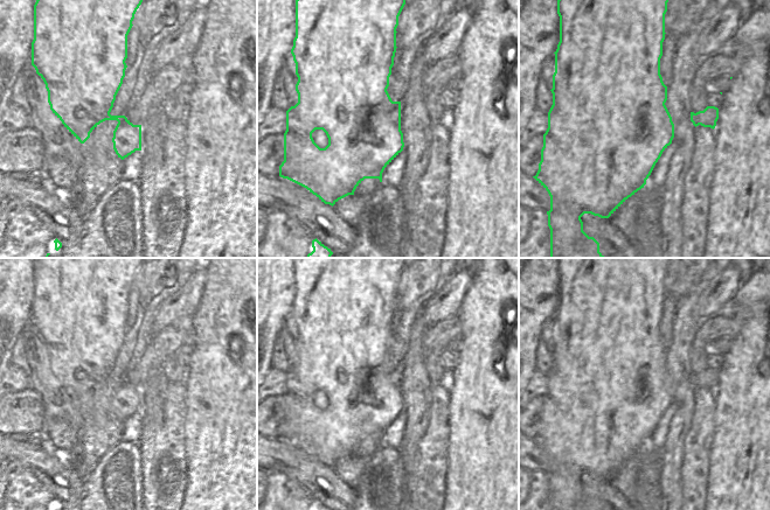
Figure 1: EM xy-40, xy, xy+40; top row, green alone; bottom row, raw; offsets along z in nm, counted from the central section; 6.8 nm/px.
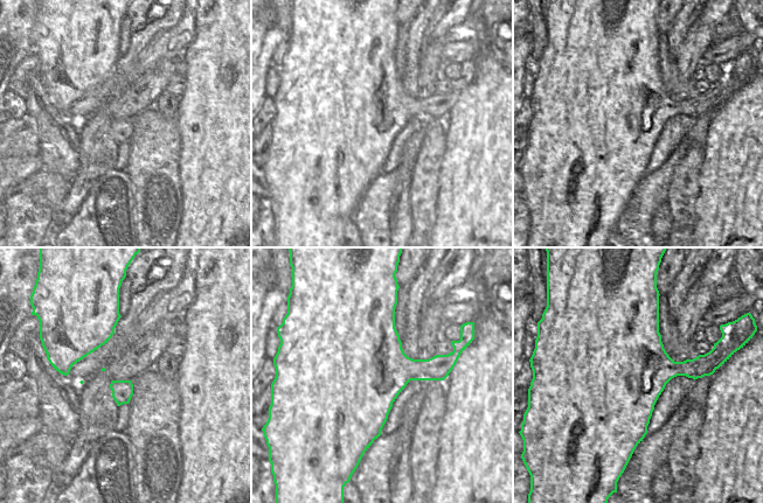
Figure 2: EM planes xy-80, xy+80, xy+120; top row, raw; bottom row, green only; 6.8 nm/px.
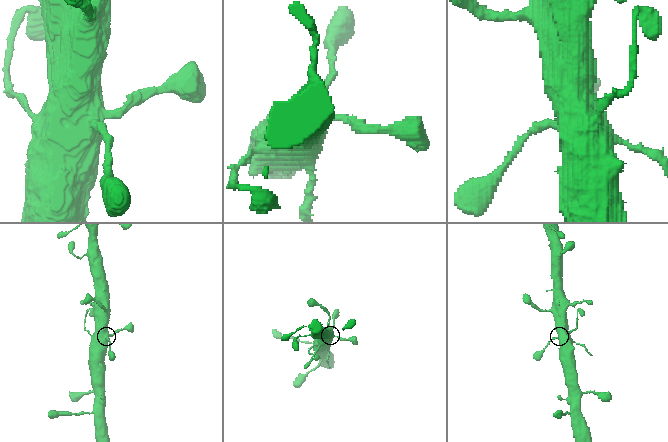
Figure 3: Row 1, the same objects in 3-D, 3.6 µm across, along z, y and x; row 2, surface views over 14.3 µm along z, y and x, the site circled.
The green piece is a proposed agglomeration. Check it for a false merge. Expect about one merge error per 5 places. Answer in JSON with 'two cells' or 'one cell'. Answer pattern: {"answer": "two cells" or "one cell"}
{"answer": "one cell"}

